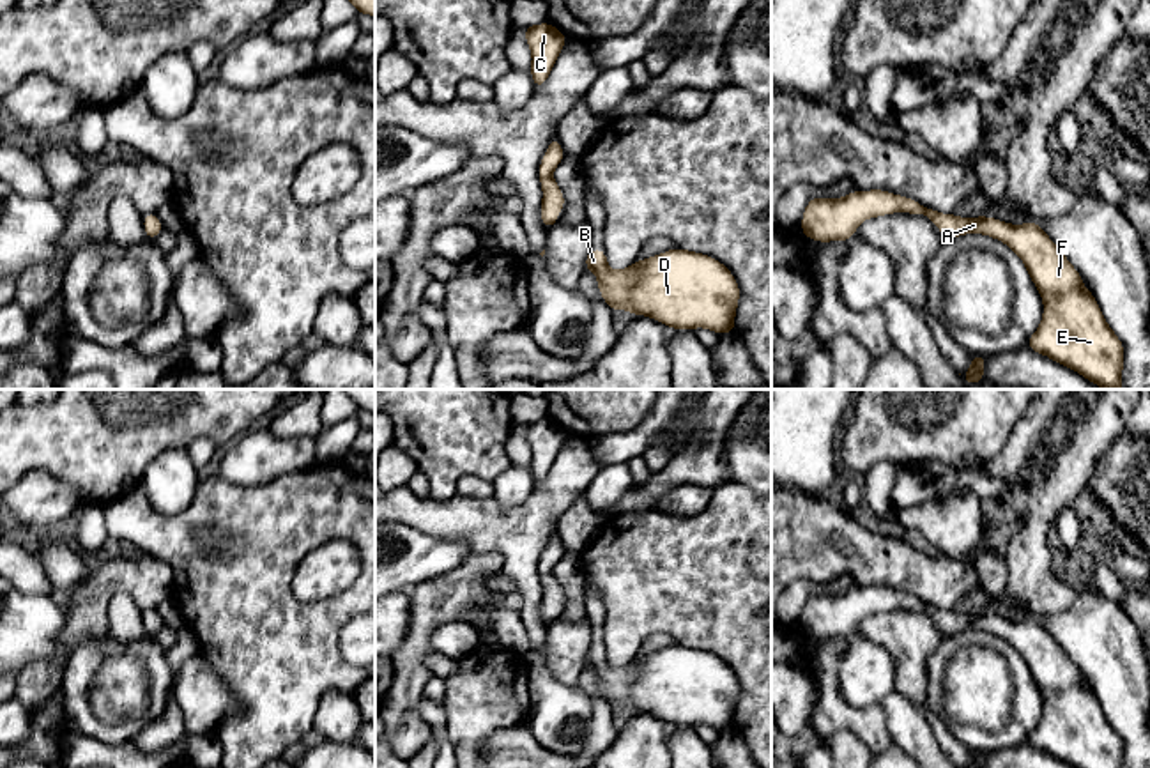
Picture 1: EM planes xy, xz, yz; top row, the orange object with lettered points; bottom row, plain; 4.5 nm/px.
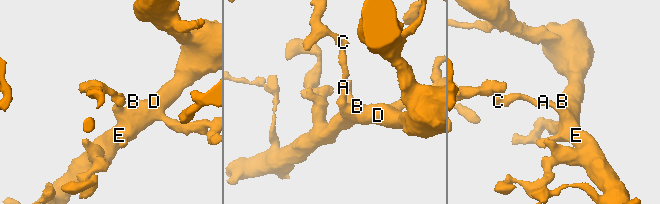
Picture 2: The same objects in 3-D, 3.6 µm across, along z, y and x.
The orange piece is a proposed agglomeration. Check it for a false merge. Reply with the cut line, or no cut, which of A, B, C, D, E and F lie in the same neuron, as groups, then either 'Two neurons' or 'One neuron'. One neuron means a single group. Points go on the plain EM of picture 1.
No split. Groups: A B C D E F. One neuron

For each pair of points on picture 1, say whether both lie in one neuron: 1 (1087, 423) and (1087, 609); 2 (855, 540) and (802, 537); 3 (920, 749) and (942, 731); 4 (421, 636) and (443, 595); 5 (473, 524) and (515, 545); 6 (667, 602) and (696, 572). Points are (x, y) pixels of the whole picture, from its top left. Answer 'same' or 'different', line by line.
1: different
2: same
3: different
4: same
5: same
6: same

